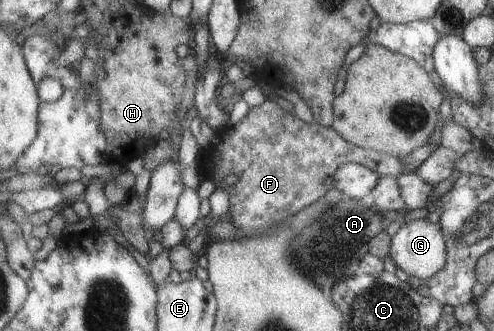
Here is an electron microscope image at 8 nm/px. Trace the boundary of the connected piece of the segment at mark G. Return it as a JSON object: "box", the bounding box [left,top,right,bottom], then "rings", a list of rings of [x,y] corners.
{"box":[391,219,447,279],"rings":[[[428,219],[404,220],[391,242],[391,258],[396,266],[408,276],[419,279],[431,279],[447,263],[447,244],[441,223],[432,223]]]}

